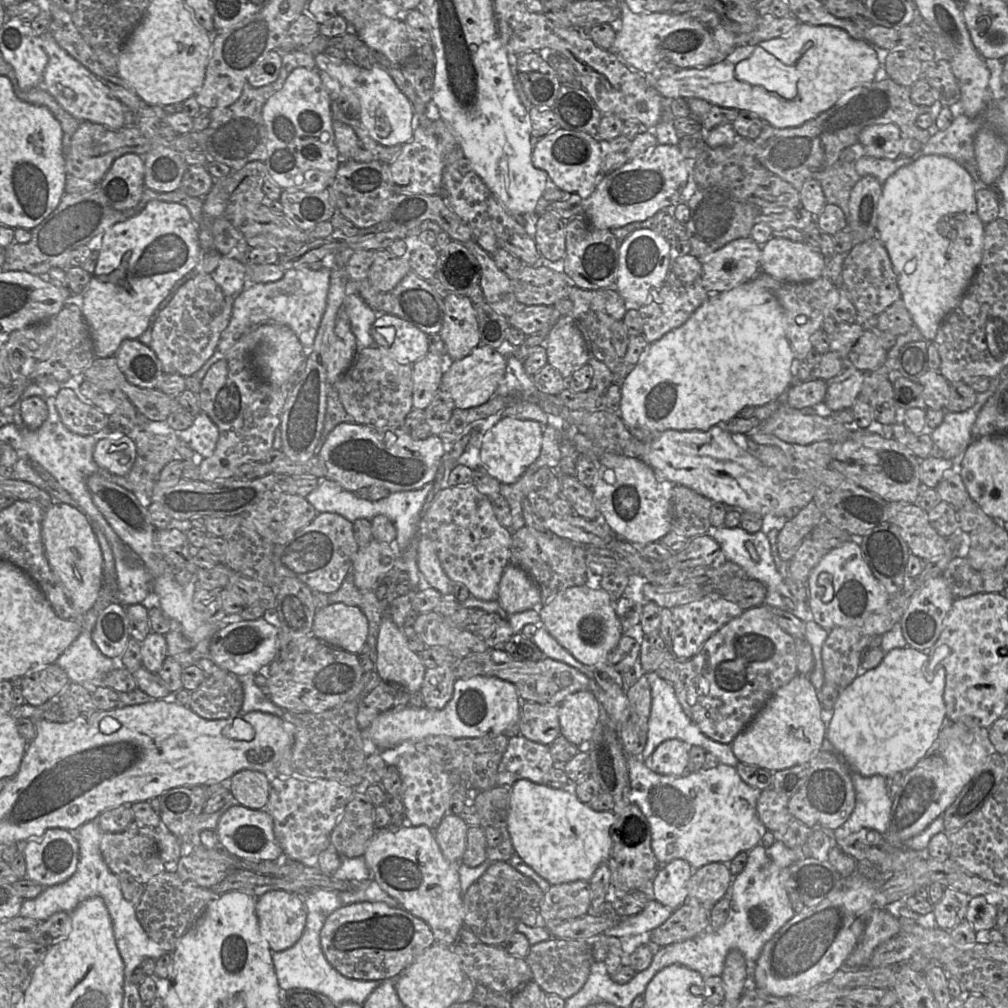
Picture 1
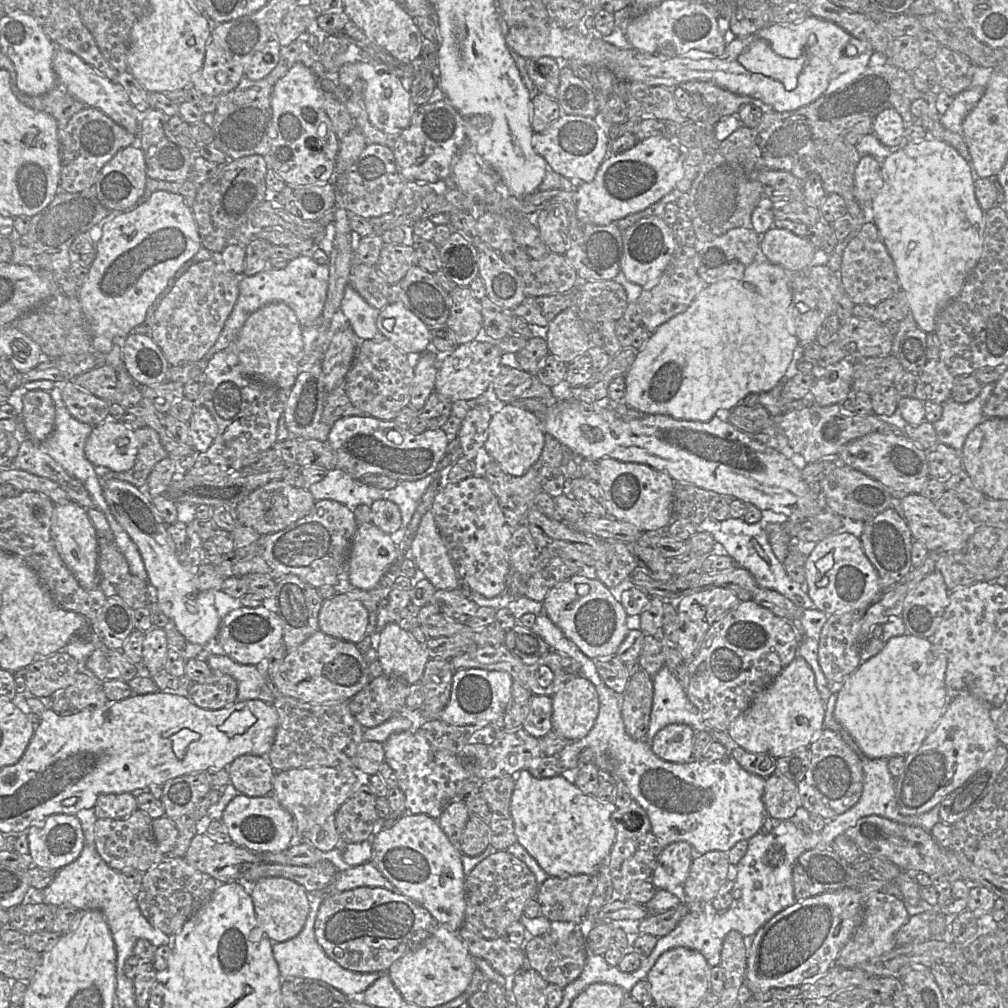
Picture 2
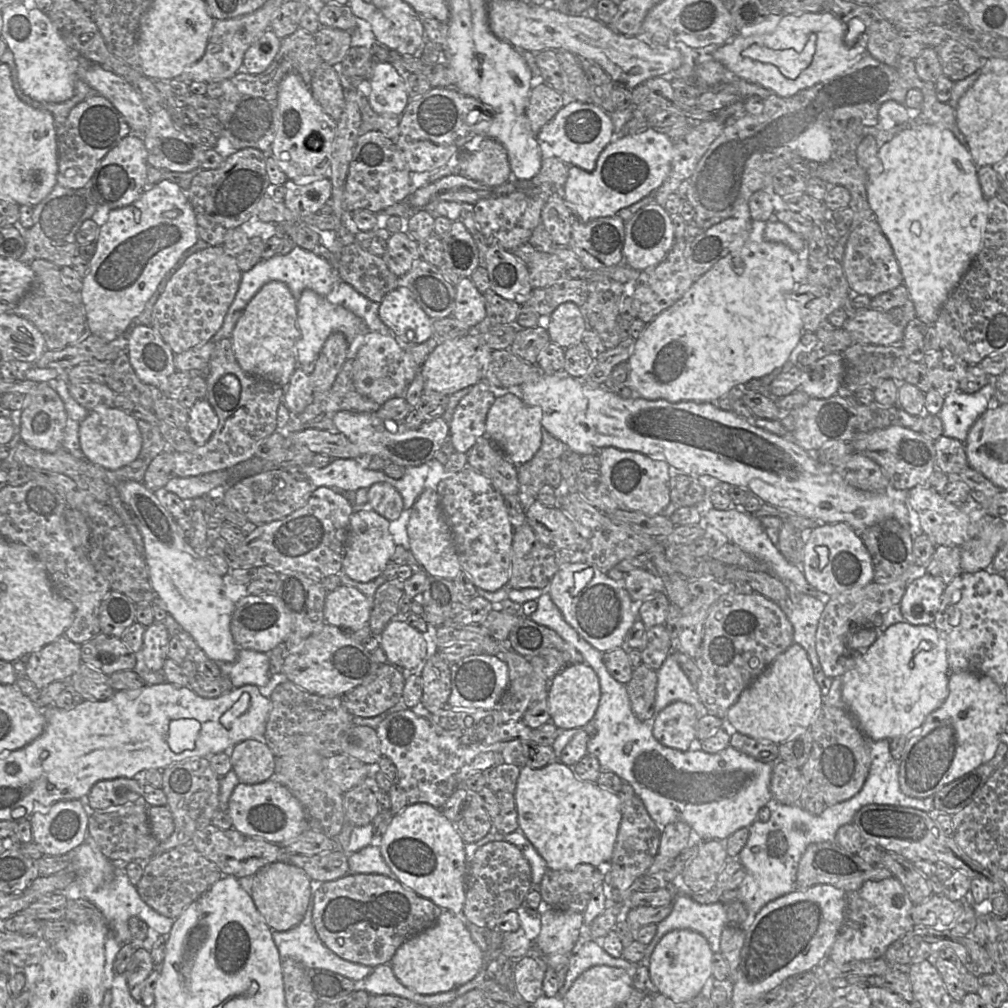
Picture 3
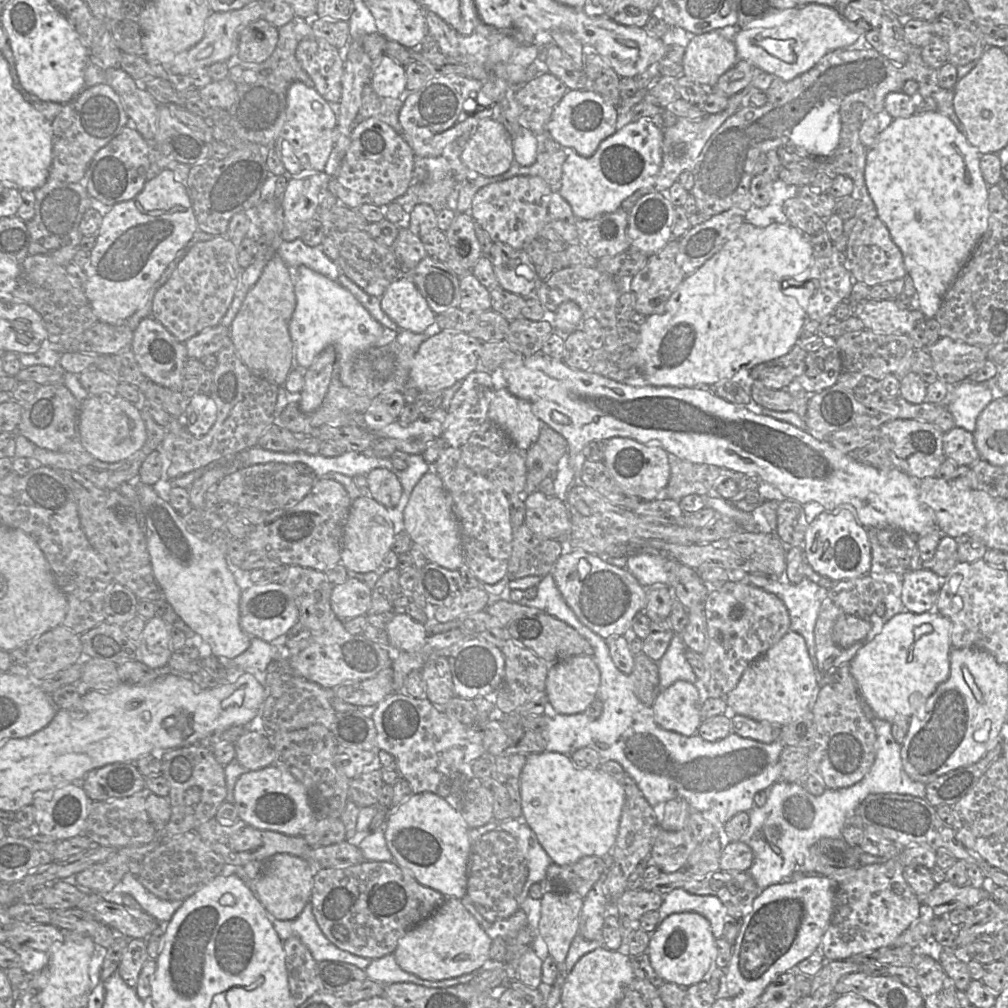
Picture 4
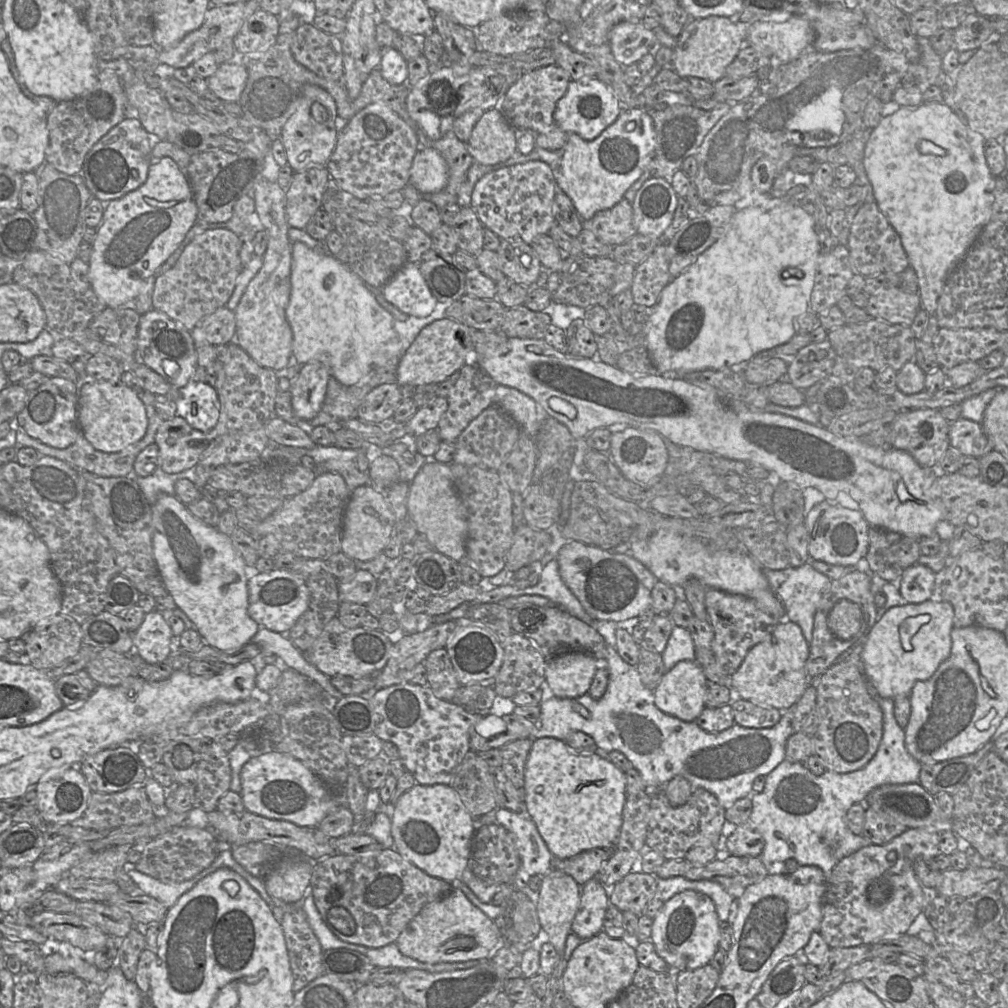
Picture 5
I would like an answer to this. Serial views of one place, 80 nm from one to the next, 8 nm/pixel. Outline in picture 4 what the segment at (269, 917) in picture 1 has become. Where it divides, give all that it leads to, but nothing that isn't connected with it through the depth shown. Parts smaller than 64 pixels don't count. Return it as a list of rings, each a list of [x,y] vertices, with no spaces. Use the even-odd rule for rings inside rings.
[[[279,853],[264,862],[261,875],[253,882],[253,892],[270,917],[278,920],[297,918],[311,900],[314,868],[304,858]]]

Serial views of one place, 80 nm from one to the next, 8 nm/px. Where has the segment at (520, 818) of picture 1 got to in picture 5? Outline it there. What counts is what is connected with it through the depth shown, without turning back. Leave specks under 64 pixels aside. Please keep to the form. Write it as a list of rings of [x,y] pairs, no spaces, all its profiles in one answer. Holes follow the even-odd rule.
[[[541,737],[532,741],[524,769],[525,811],[554,857],[567,859],[593,848],[612,850],[622,825],[625,788],[625,773],[597,753],[588,756],[576,755],[568,750],[565,741],[552,737]]]

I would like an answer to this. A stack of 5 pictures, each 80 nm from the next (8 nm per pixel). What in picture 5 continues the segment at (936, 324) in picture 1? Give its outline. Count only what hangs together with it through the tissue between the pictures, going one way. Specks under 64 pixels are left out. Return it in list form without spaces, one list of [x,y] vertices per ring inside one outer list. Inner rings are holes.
[[[943,102],[922,103],[916,108],[900,107],[889,116],[882,117],[879,124],[871,131],[864,149],[864,167],[868,180],[872,186],[875,203],[880,211],[898,234],[902,247],[907,255],[909,265],[914,269],[918,278],[918,293],[921,299],[921,307],[928,315],[936,313],[938,299],[942,293],[949,274],[964,258],[973,245],[982,229],[988,223],[994,202],[995,177],[989,171],[985,160],[985,140],[971,130],[947,105]]]

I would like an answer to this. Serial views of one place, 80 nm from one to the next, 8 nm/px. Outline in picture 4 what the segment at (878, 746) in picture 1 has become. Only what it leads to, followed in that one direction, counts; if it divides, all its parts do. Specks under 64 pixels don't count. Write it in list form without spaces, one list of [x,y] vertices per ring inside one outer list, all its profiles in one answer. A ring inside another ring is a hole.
[[[935,610],[893,616],[874,638],[864,644],[850,662],[858,691],[875,718],[893,723],[898,716],[911,717],[950,672],[950,621]]]

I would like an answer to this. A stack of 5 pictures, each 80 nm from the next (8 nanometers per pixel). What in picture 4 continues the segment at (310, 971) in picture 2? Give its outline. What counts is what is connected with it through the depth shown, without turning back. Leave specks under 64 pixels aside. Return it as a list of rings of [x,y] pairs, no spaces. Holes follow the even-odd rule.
[[[311,900],[305,905],[300,915],[293,920],[270,918],[283,942],[289,937],[298,937],[317,962],[323,960],[346,962],[363,970],[366,970],[370,964],[371,959],[341,950],[328,940],[316,922]]]

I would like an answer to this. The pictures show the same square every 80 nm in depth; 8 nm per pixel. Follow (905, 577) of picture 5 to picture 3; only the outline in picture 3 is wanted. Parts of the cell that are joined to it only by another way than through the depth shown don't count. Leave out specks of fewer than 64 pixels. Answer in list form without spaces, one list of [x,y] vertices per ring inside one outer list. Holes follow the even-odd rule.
[[[923,571],[906,588],[900,611],[912,625],[933,625],[944,592],[943,581]]]

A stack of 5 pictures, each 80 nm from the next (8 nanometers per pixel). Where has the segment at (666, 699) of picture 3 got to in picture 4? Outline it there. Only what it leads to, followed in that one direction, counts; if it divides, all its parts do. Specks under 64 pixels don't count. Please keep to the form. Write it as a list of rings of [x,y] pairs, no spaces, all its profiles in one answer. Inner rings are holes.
[[[675,633],[666,653],[658,663],[659,691],[680,680],[693,684],[696,682],[696,676],[686,660],[685,650],[681,634]]]

